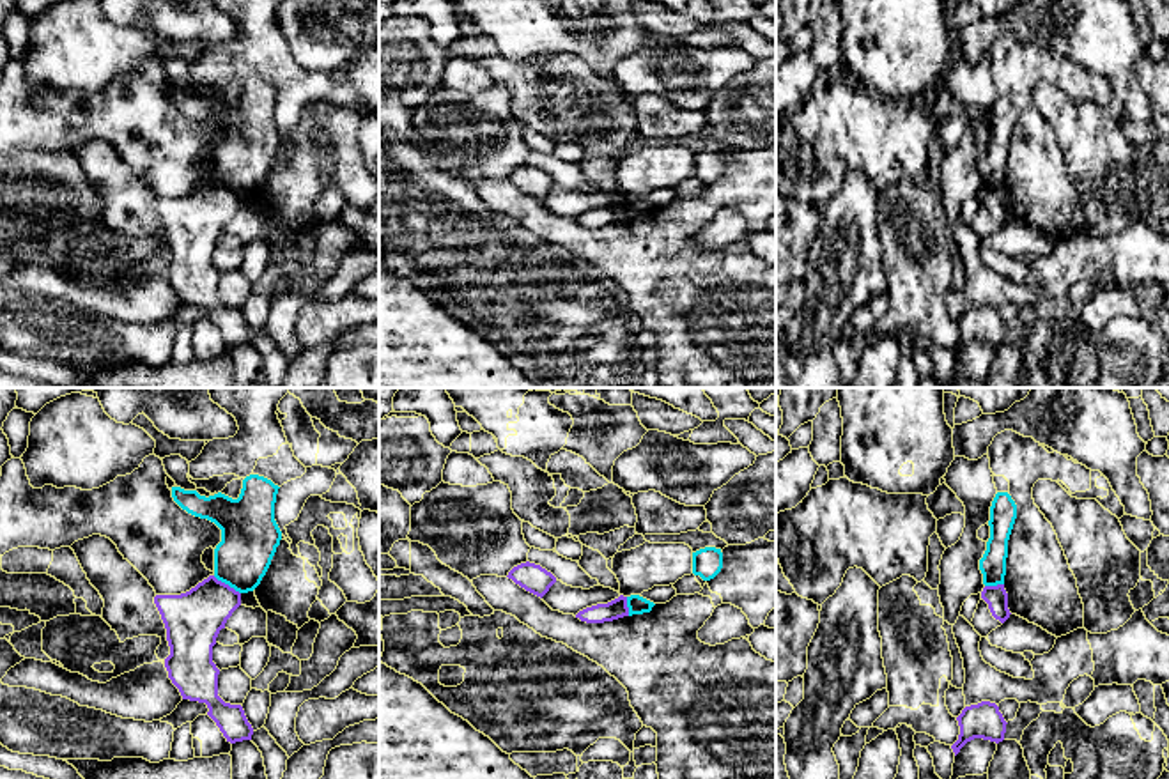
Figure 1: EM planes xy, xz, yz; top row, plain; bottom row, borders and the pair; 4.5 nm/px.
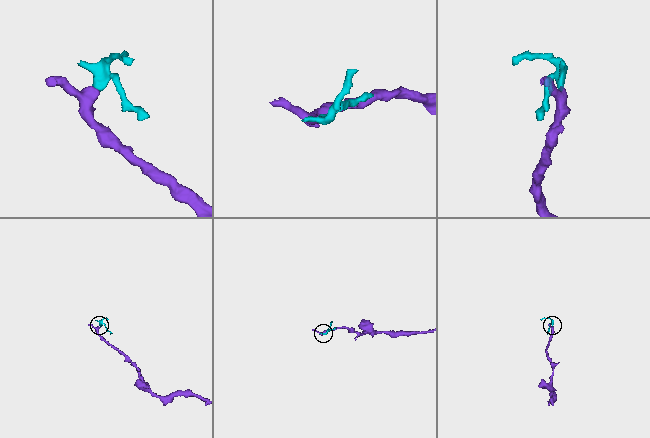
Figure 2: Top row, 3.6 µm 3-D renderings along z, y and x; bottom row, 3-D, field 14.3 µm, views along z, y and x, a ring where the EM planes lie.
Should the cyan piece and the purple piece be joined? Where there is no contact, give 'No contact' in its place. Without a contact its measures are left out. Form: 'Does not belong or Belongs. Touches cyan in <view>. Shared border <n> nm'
Does not belong. Touches cyan in xy. Shared border 150 nm

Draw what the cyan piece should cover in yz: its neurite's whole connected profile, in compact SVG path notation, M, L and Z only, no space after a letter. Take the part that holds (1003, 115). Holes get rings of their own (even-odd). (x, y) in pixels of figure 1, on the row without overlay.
M997 96L990 110L990 142L979 163L985 189L1004 188L1008 143L1017 122L1017 108L1008 96Z

